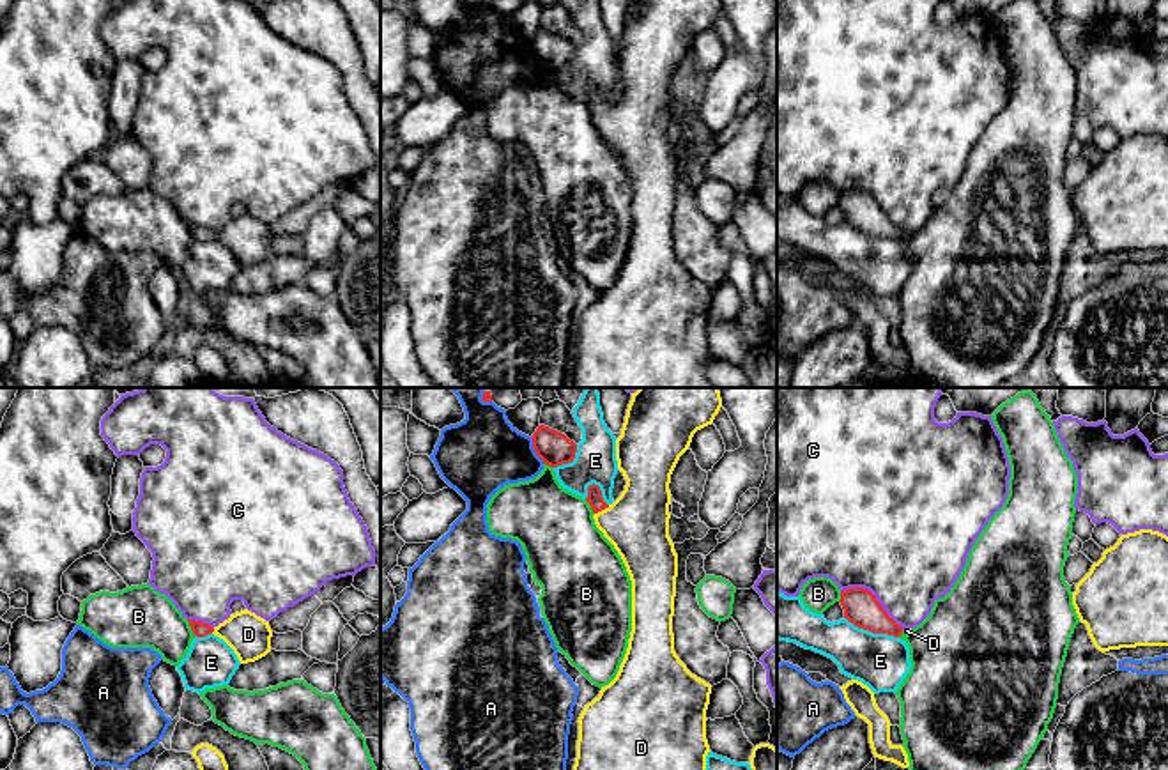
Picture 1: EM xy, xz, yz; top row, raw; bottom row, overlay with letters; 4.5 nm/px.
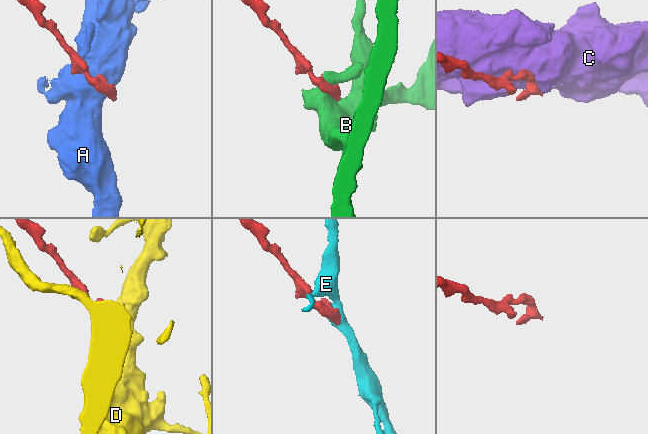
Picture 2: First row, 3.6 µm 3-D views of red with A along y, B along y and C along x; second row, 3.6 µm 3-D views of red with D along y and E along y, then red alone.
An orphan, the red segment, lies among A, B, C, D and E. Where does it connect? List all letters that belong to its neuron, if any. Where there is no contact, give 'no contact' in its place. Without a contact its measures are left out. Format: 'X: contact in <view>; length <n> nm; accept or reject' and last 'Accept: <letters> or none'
A: contact in xz; length 140 nm; reject
B: contact in xy; length 90 nm; reject
C: contact in yz; length 340 nm; reject
D: contact in xz; length 80 nm; accept
E: contact in yz; length 260 nm; reject
Accept: D

